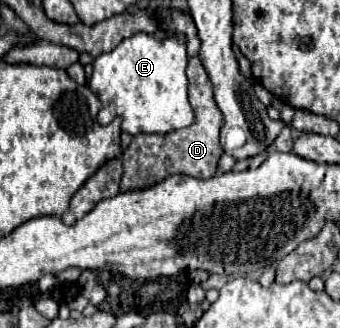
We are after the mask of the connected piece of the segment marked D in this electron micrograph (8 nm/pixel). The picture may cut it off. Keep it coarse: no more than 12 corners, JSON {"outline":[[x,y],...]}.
{"outline":[[200,57],[188,75],[194,123],[174,135],[134,135],[122,191],[176,173],[216,173],[224,119]]}

